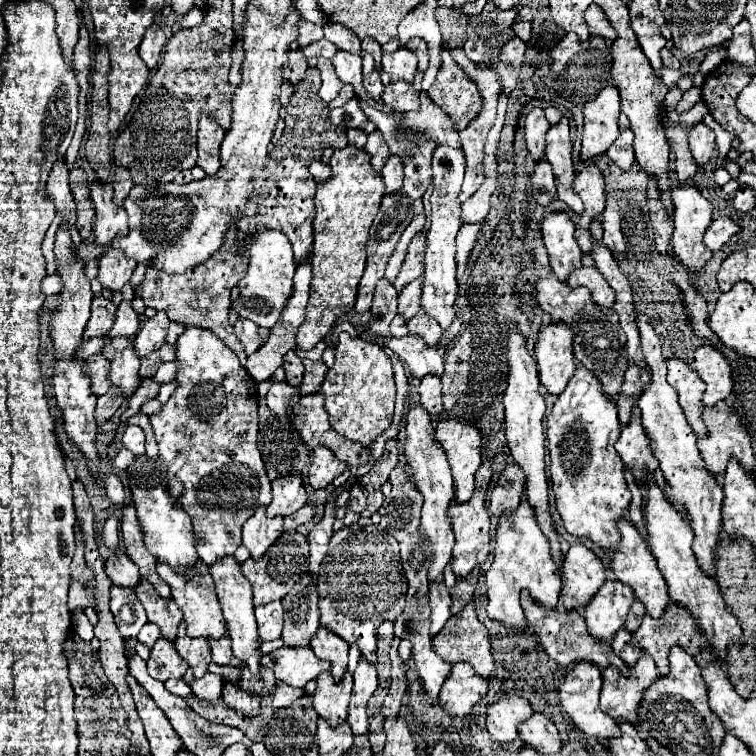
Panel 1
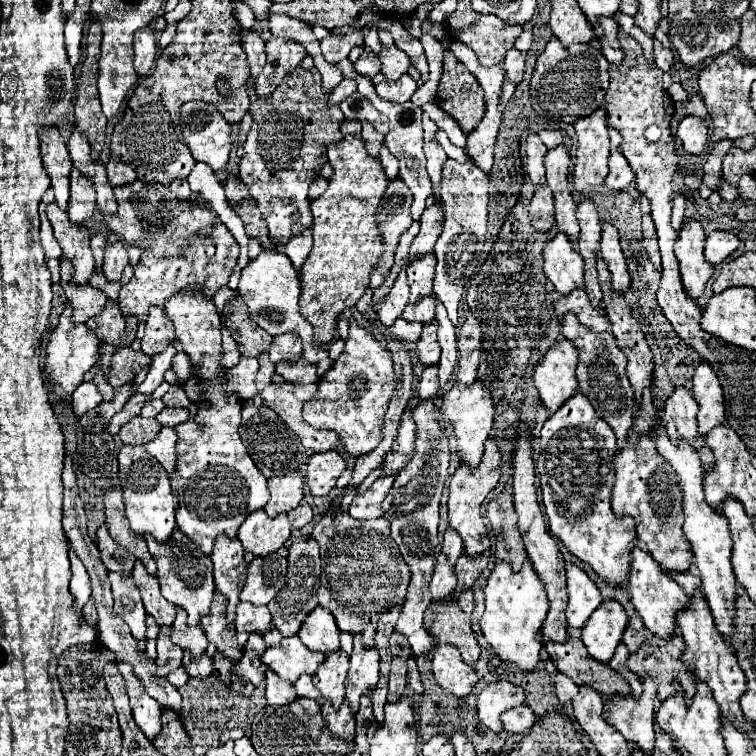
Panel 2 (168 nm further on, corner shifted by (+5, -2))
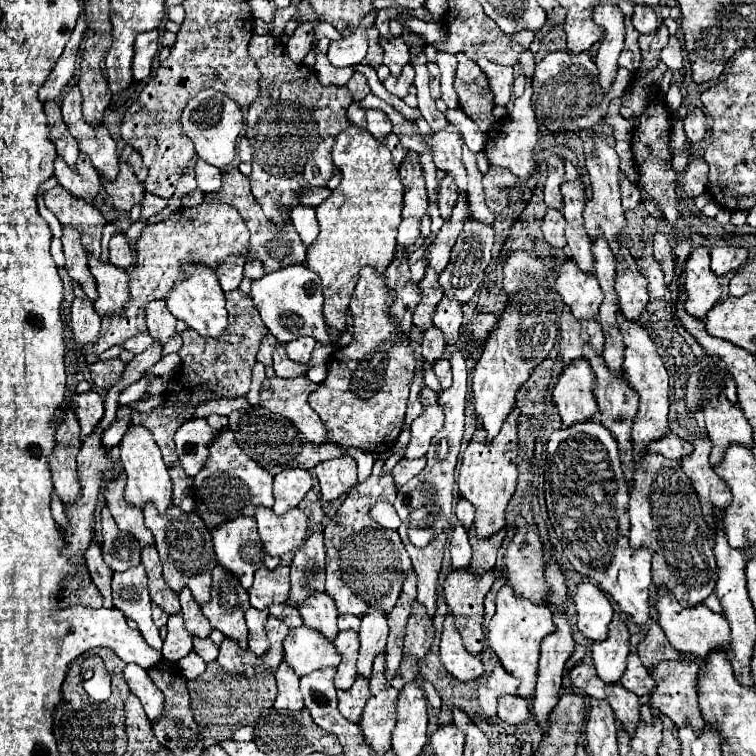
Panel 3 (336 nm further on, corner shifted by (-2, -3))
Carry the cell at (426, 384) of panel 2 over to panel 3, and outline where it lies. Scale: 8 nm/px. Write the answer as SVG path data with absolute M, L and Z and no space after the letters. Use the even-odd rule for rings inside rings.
M437 360L435 362L435 374L437 374L437 378L439 378L439 384L441 384L441 388L445 390L445 388L449 388L451 386L451 364L449 364L449 360Z

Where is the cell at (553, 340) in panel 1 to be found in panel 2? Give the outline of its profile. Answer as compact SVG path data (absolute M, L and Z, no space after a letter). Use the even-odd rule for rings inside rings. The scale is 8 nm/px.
M556 341L536 367L534 383L542 403L554 413L578 391L578 349L570 341Z

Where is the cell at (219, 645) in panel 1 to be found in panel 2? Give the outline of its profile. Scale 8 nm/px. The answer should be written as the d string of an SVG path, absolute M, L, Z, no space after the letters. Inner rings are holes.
M220 591L214 593L214 601L210 605L210 613L200 619L200 625L206 631L206 637L210 643L218 647L218 651L226 653L226 657L238 661L242 657L242 647L238 645L236 629L226 621L226 605L228 599Z

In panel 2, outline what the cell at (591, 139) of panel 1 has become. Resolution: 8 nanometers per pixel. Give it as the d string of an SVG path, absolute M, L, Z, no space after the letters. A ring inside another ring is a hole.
M598 109L590 117L574 123L578 135L576 167L574 167L574 189L584 193L586 189L598 187L608 175L610 139L606 111Z

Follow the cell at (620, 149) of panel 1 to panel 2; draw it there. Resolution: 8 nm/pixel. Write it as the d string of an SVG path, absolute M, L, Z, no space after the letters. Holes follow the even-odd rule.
M614 151L610 155L610 173L606 177L606 187L614 191L626 191L632 181L634 181L634 173L630 165L626 165L626 159Z

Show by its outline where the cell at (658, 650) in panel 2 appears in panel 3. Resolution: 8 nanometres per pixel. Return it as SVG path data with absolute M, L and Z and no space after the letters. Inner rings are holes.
M685 660L659 662L657 666L653 666L653 670L649 670L649 676L655 680L655 690L649 698L651 708L669 716L675 726L691 724L695 734L699 734L705 726L705 720L701 718L701 710L699 710L699 704L697 704L697 688L695 688L697 674L699 674L699 664L695 660L689 660L689 662L685 662Z

